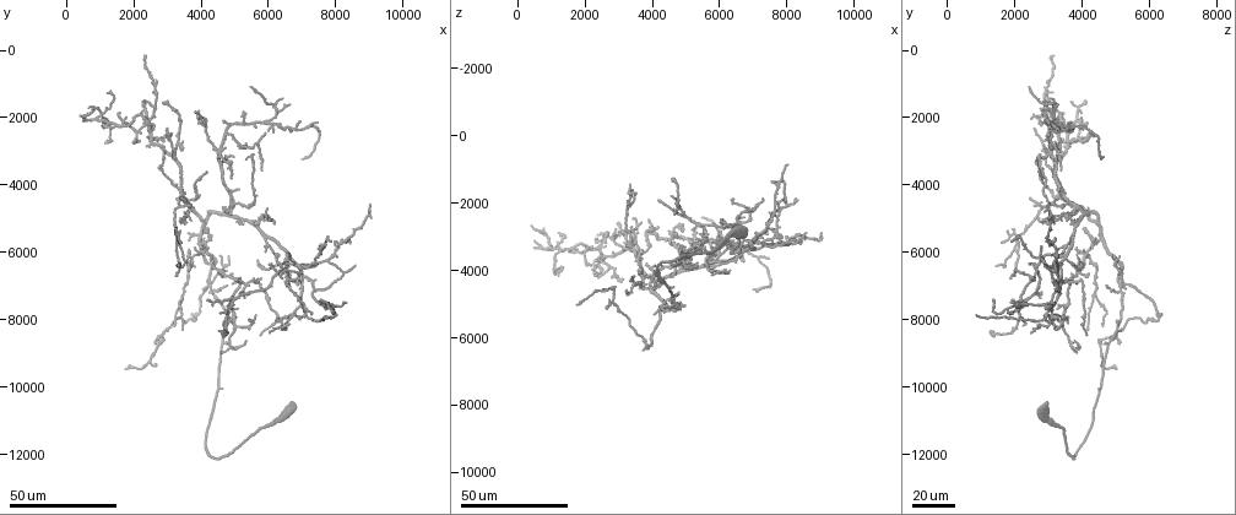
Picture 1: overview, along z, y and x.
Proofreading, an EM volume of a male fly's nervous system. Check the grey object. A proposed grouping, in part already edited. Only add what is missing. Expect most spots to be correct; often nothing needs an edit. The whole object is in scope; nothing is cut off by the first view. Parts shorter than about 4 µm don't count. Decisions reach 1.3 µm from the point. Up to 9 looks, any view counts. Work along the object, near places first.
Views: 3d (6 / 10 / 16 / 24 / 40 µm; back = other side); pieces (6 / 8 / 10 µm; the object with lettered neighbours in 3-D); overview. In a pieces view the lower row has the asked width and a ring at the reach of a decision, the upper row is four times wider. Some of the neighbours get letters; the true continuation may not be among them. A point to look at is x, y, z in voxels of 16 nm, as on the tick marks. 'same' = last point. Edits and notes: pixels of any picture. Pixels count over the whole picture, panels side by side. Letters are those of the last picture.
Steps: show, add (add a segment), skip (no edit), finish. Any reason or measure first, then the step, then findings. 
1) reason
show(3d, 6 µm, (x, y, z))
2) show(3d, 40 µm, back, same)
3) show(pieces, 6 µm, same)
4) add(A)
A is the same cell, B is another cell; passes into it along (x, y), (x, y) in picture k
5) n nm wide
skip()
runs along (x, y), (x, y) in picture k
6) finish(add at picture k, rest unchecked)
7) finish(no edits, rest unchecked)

long arm stops here
show(3d, 24 µm, (8300, 6700, 3100))

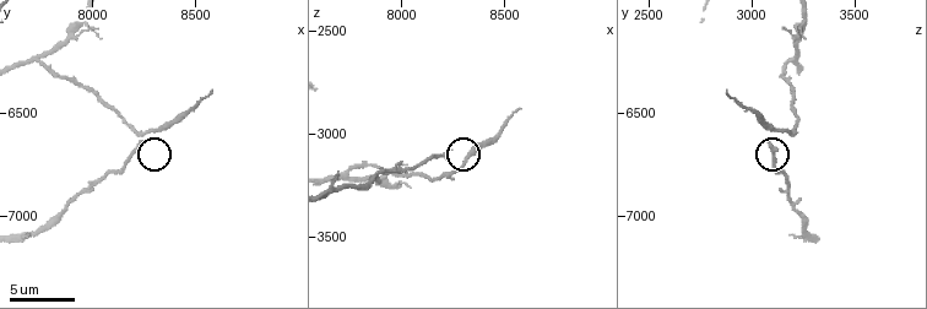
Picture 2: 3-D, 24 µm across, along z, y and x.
show(pieces, 10 µm, (8220, 6650, 3090))

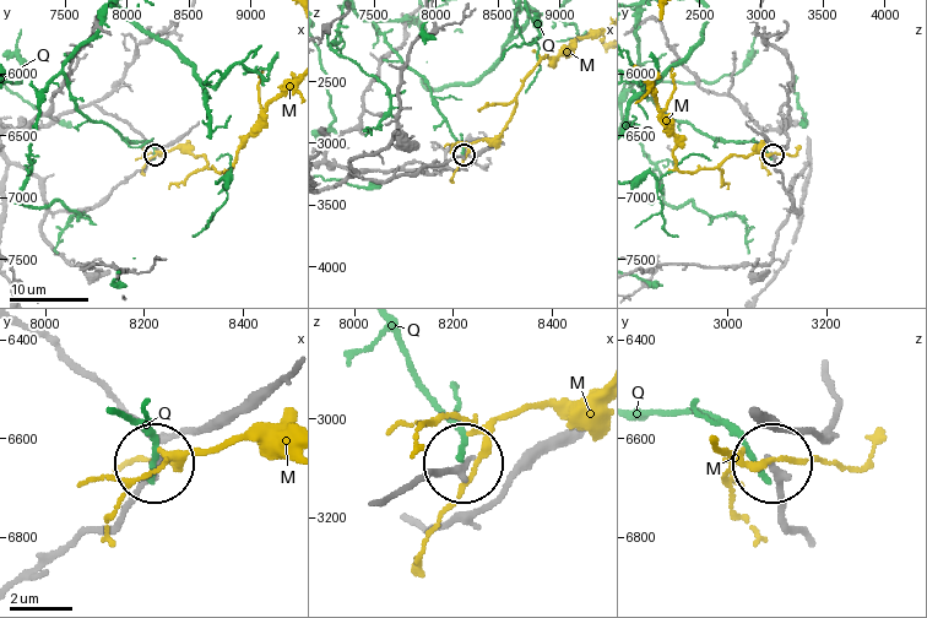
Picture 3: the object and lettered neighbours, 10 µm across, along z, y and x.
200 nm wide
skip()
M and Q are other cells; runs along (353, 174), (389, 180), (462, 153) in picture 3; none of them fits

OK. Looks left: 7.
free end
show(3d, 24 µm, (3400, 4400, 2500))

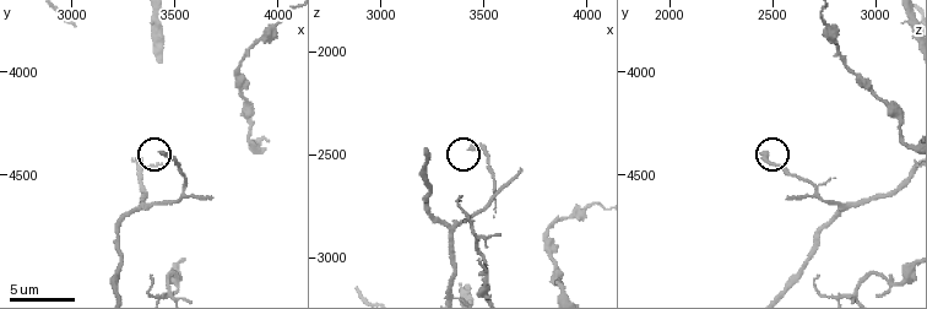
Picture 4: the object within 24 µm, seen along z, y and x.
see the neighbours
show(pieces, 8 µm, (3440, 4390, 2470))

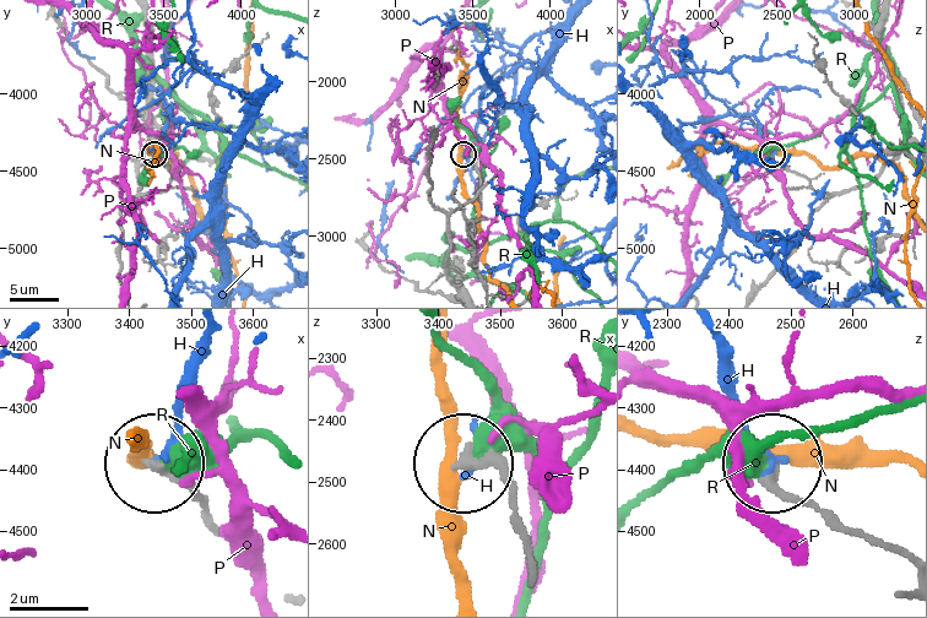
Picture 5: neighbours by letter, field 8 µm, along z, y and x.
skip()
H, N, P and R are other cells; runs along (903, 557), (785, 494), (775, 461) in picture 5; no lettered segment goes on from it

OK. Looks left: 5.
an open end
show(3d, 24 µm, (4600, 2200, 2800))

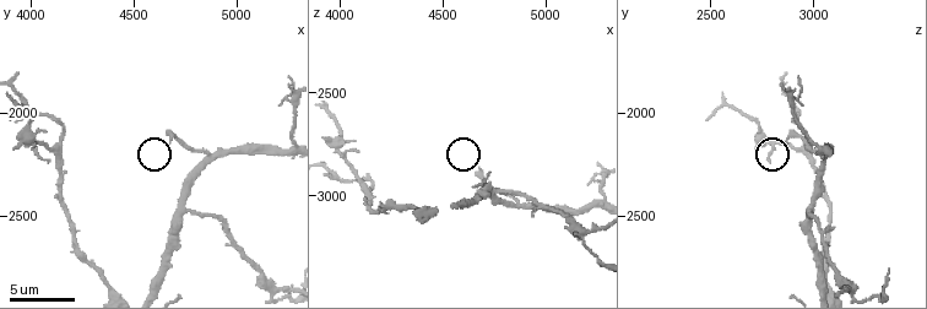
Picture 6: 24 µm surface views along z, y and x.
show(pieces, 6 µm, (4680, 2140, 2870))

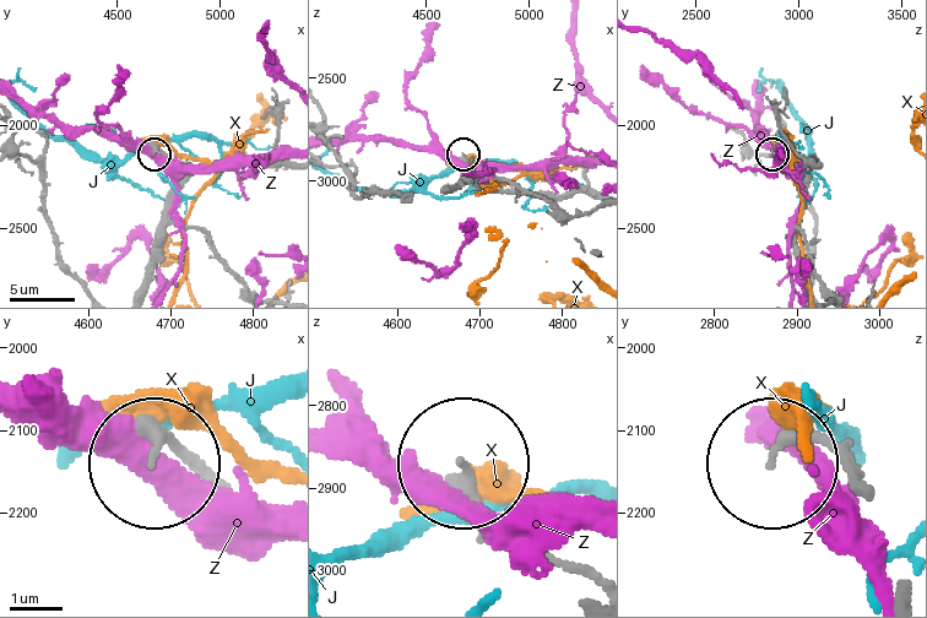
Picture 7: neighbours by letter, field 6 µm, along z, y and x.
skip()
J, X and Z are other cells; no lettered segment goes on from it

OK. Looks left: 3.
an open end
show(3d, 40 µm, (7000, 2200, 3200))

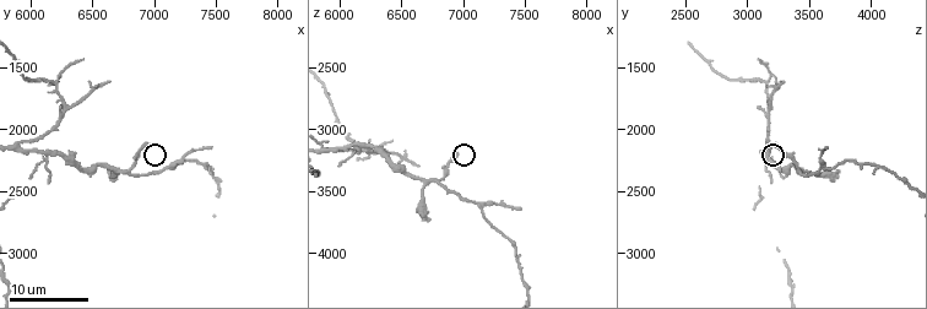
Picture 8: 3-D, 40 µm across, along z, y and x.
what lies round it
show(pieces, 6 µm, (6940, 2120, 3180))

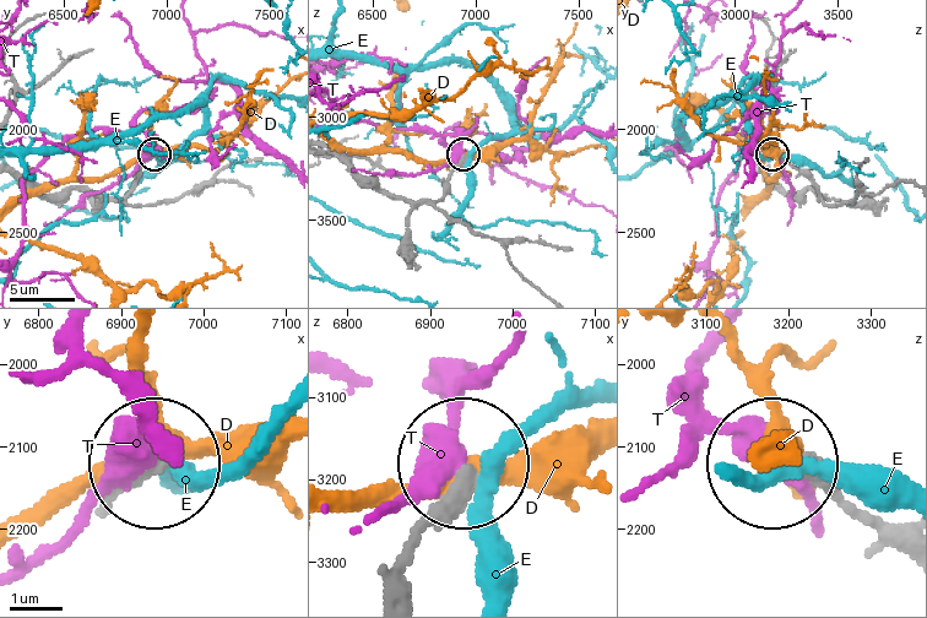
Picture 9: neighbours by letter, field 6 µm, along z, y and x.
skip()
D, E and T are other cells; none of them fits

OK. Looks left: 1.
finish(no edits, rest unchecked)

